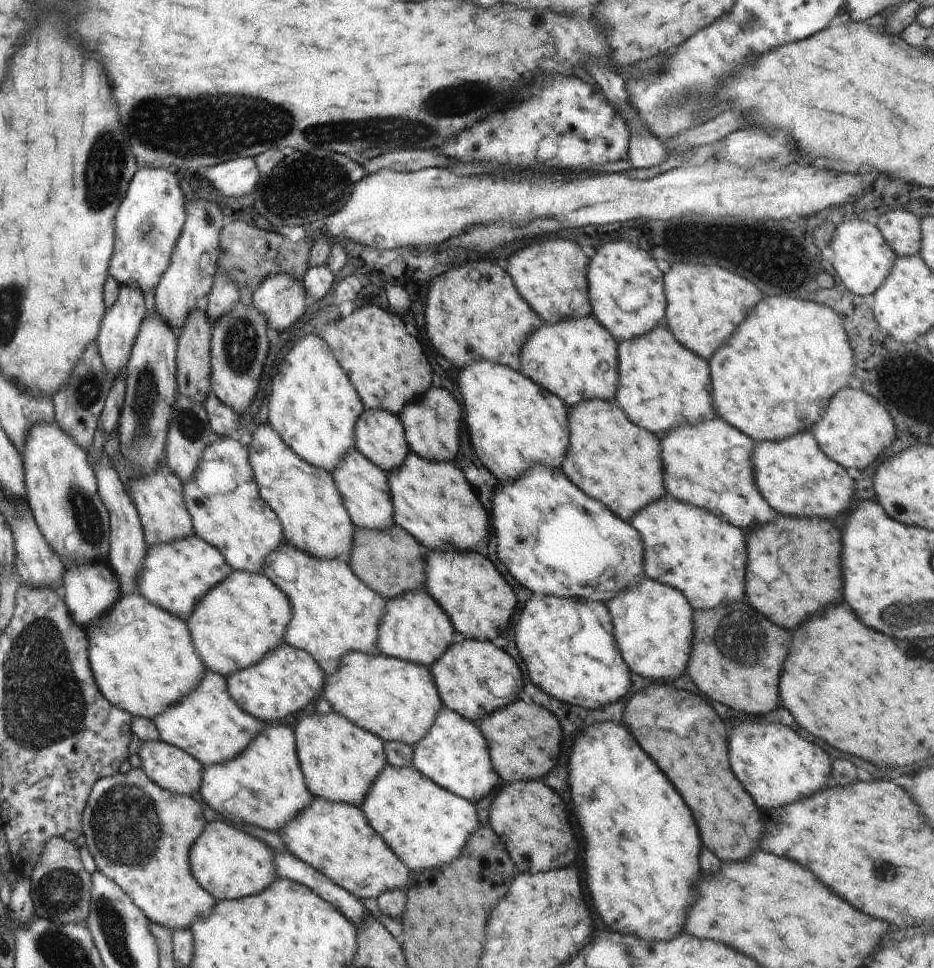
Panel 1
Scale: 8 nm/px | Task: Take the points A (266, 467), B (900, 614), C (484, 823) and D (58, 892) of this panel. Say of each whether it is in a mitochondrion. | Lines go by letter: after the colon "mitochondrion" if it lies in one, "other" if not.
A: other
B: mitochondrion
C: other
D: mitochondrion

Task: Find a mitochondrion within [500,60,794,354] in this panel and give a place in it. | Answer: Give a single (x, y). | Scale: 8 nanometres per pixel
(675, 110)

